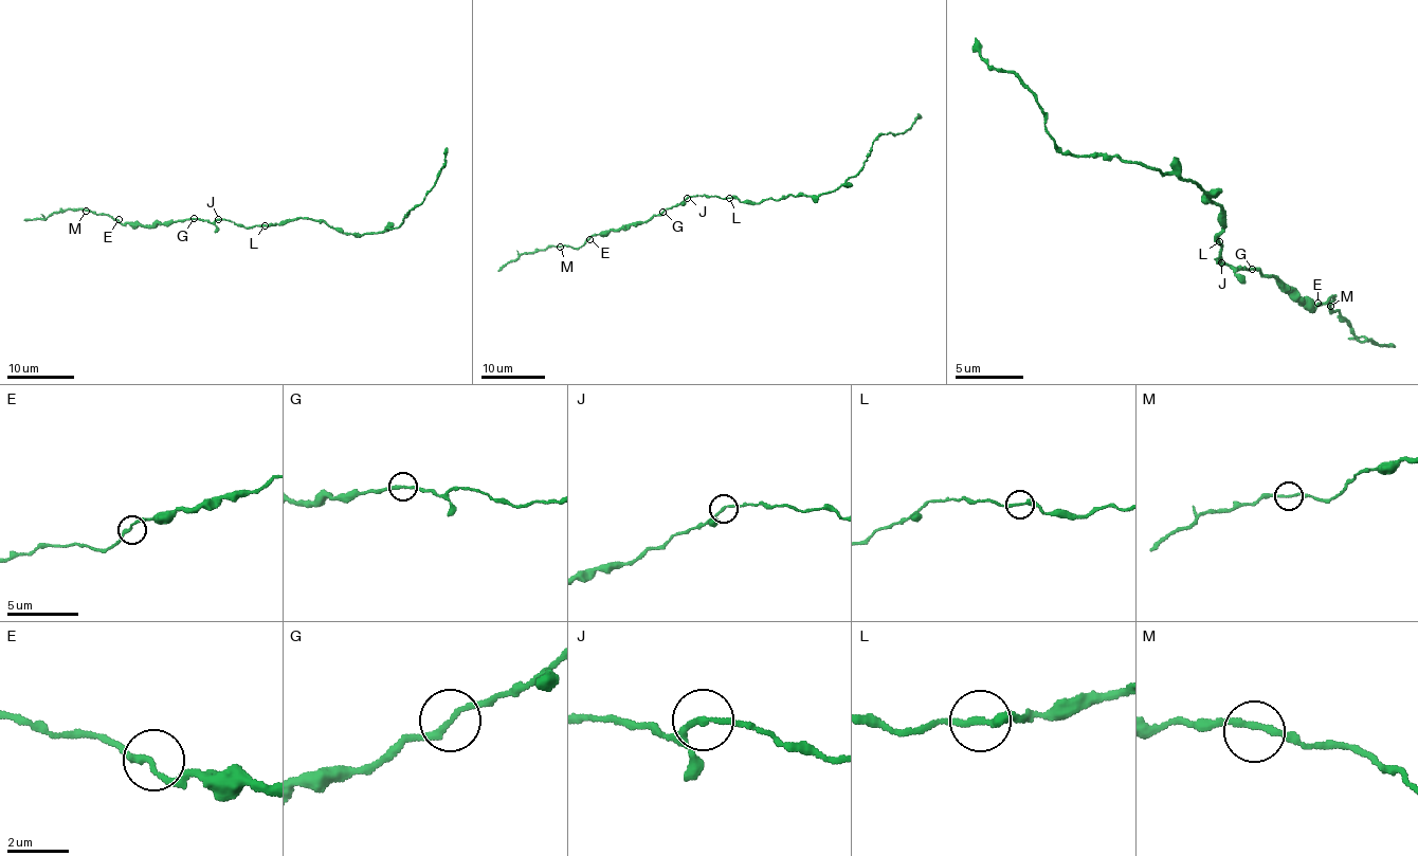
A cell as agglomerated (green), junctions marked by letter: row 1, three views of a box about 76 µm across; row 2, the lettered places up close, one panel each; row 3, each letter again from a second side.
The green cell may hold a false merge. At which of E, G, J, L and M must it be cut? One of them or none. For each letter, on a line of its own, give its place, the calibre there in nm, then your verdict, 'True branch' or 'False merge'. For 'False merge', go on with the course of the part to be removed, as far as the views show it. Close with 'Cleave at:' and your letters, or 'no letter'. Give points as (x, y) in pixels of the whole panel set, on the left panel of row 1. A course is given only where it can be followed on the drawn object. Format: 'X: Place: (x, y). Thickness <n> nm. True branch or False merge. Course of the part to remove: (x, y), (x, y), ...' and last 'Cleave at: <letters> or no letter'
E: Place: (119, 219). Thickness 180 nm. True branch
G: Place: (194, 218). Thickness 190 nm. True branch
J: Place: (218, 219). Thickness 170 nm. True branch
L: Place: (265, 225). Thickness 240 nm. False merge. Course of the part to remove: (264, 224), (301, 218), (323, 220), (351, 234), (399, 225), (441, 172), (447, 147)
M: Place: (86, 211). Thickness 180 nm. True branch
Cleave at: L

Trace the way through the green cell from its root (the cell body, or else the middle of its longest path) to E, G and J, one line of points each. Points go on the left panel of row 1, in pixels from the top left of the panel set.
E: (264, 224), (240, 226), (226, 220), (207, 222), (194, 218), (140, 225), (122, 223), (119, 219)
G: (264, 224), (240, 226), (226, 220), (207, 222), (194, 218)
J: (264, 224), (240, 226), (218, 219)

